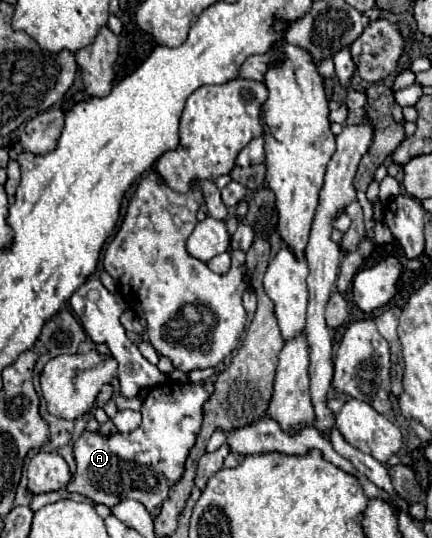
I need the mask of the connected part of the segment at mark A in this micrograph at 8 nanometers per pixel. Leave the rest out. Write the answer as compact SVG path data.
M166 381L154 387L144 399L144 425L130 433L114 433L102 437L100 433L84 431L74 443L76 473L66 491L78 491L96 503L114 507L122 499L140 501L146 511L156 517L168 491L184 475L184 463L188 451L196 443L196 435L202 427L202 407L214 391L212 381L204 383L176 383Z

